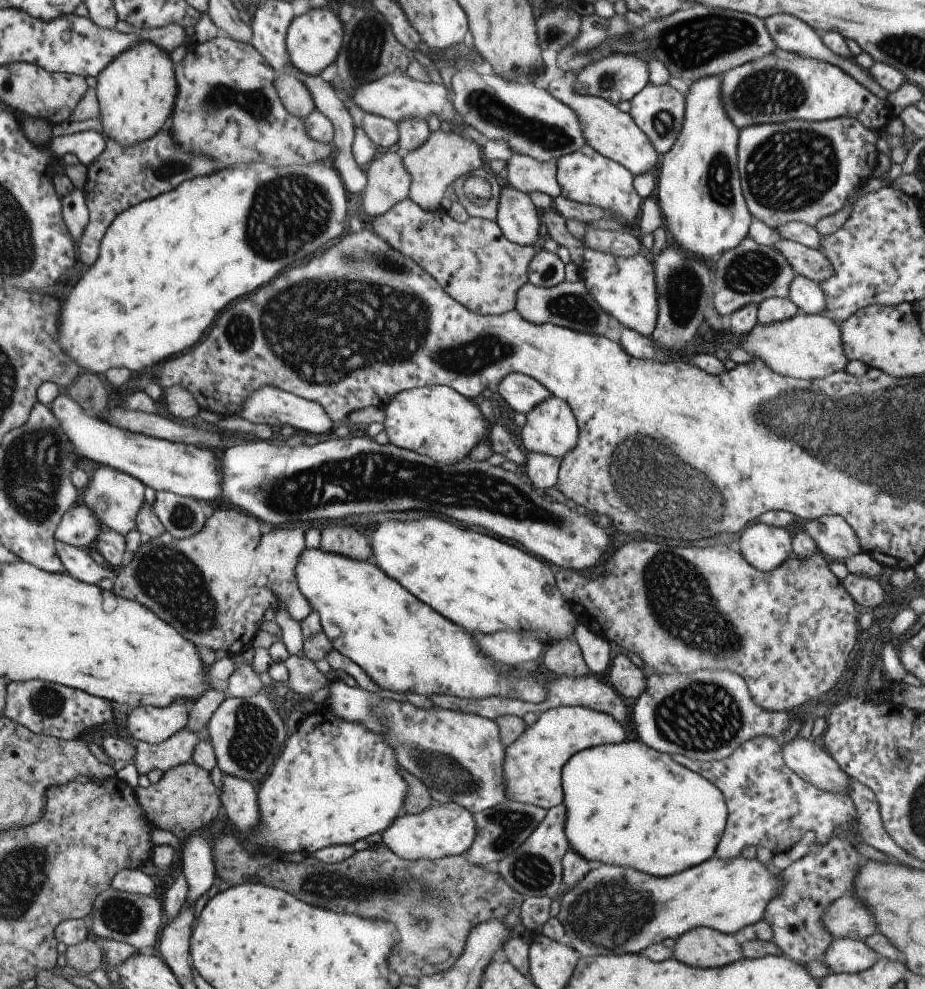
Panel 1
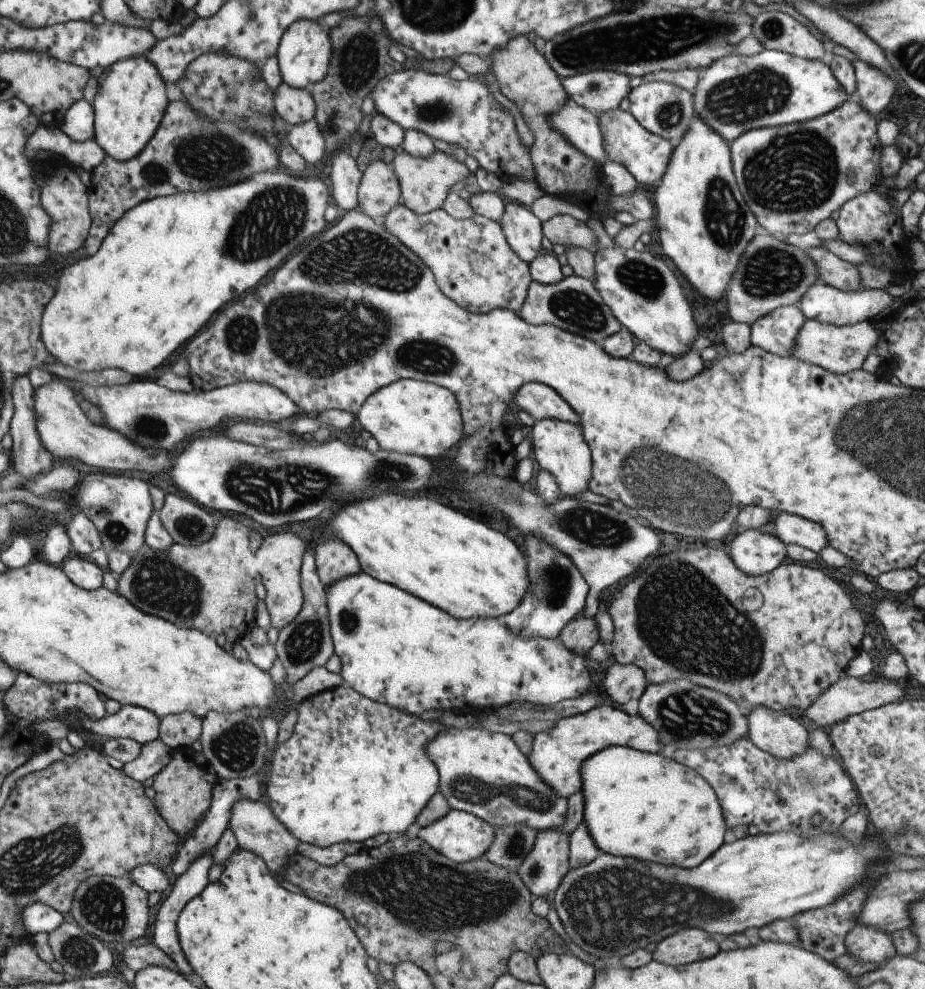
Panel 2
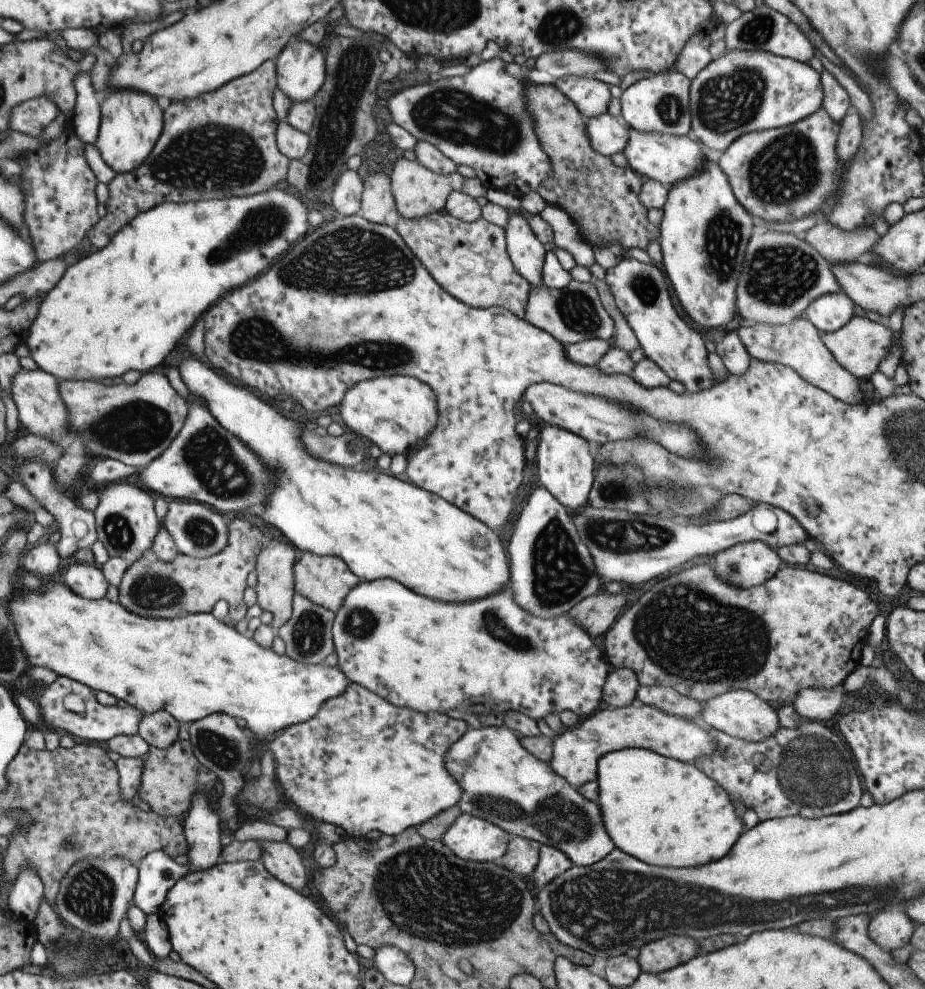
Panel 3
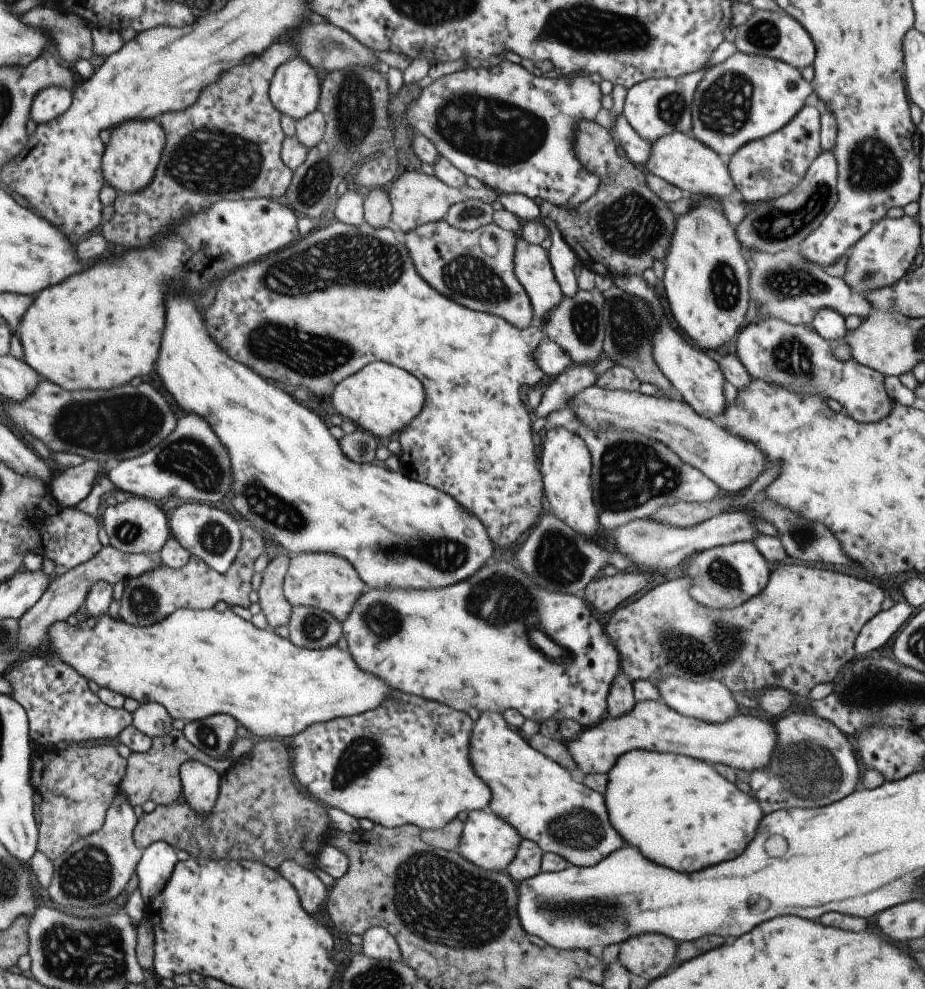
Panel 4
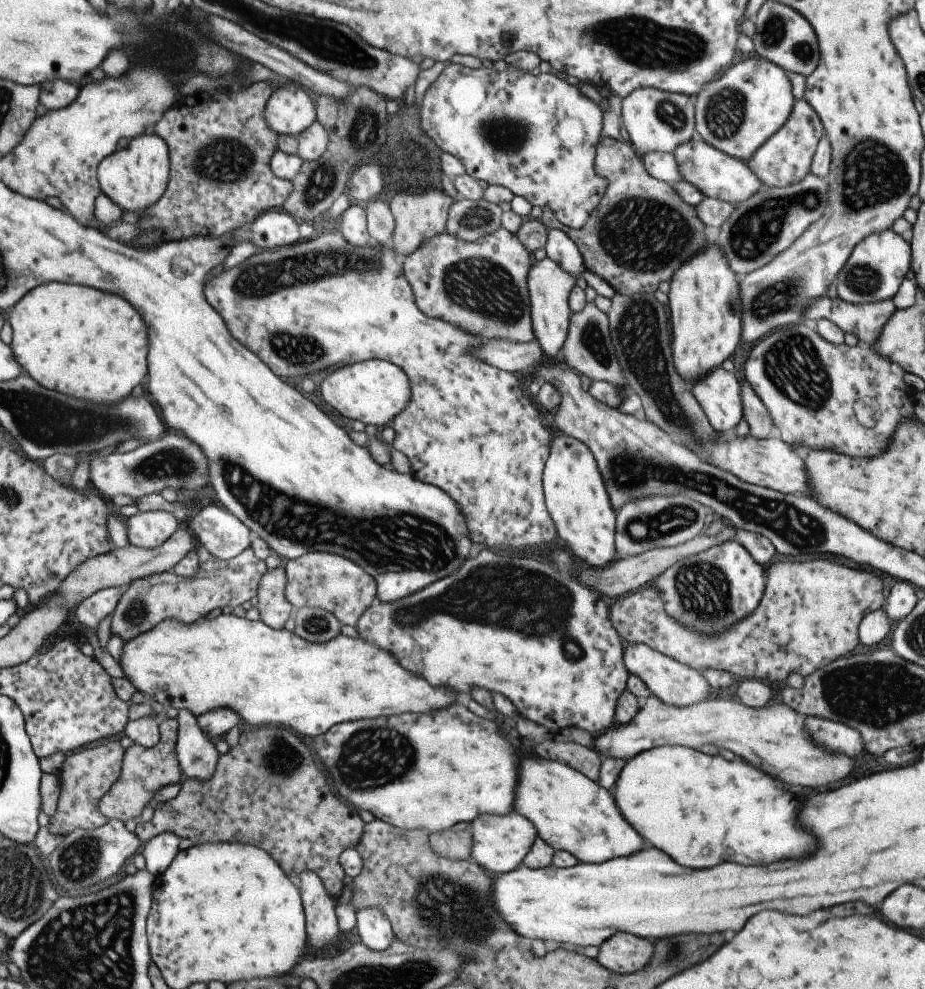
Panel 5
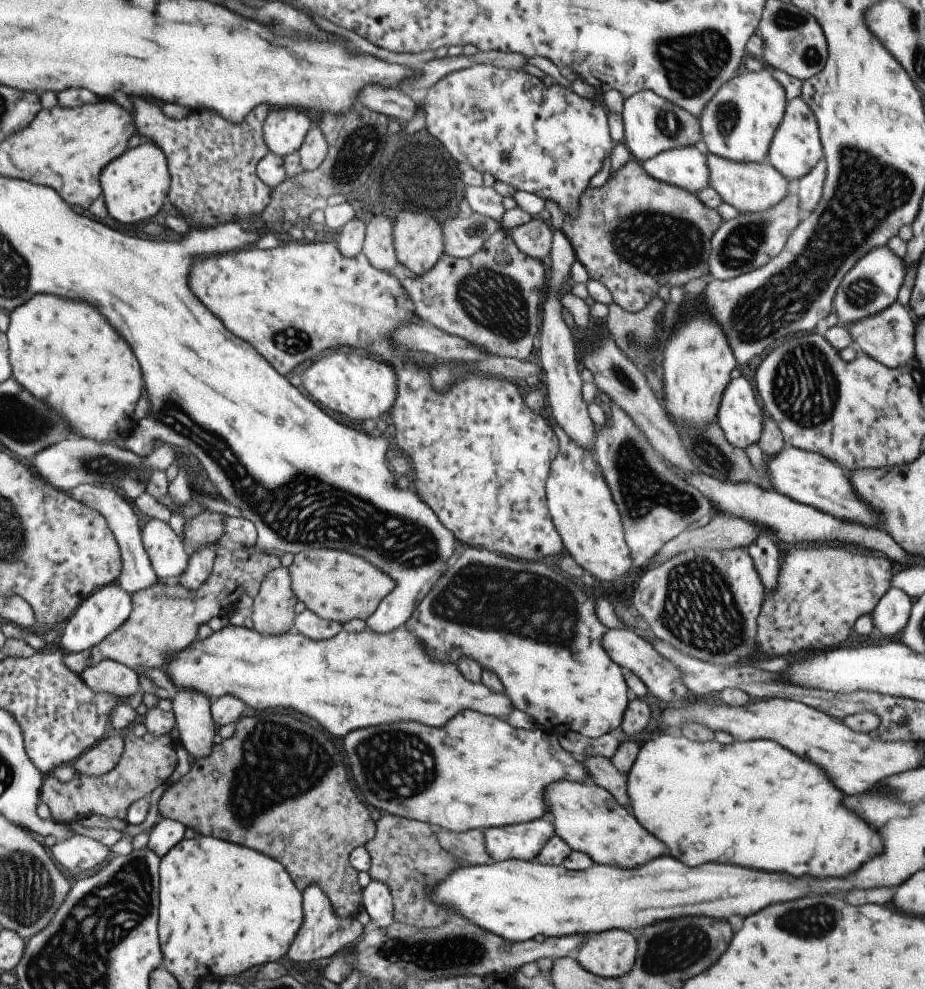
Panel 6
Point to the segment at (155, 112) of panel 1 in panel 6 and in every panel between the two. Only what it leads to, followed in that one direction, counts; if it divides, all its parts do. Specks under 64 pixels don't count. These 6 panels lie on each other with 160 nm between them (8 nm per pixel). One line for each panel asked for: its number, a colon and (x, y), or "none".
2: (129, 102)
3: (130, 122)
4: (129, 160)
5: (134, 176)
6: (133, 186)

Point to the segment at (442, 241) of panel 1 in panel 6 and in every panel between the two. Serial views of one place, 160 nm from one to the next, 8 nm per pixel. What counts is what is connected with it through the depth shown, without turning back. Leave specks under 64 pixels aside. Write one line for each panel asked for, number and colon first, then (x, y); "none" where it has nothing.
2: (472, 264)
3: (468, 260)
4: (475, 269)
5: (480, 286)
6: (491, 298)

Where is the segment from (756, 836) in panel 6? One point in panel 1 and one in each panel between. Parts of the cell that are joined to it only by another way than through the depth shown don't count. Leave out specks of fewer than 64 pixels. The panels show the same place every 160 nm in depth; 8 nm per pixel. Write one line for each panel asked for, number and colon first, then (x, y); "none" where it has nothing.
1: (628, 805)
2: (640, 804)
3: (658, 810)
4: (673, 809)
5: (693, 807)

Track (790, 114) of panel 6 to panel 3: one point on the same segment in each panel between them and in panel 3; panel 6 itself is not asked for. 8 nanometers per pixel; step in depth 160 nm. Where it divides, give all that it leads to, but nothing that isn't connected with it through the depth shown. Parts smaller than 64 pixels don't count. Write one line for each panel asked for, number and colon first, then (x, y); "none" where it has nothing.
3: (782, 174)
4: (757, 169)
5: (784, 158)

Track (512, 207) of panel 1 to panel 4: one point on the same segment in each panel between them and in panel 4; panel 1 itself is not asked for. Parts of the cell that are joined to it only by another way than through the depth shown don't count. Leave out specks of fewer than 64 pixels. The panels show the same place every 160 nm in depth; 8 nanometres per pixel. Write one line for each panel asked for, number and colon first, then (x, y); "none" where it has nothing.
2: (522, 230)
3: (525, 252)
4: (532, 269)

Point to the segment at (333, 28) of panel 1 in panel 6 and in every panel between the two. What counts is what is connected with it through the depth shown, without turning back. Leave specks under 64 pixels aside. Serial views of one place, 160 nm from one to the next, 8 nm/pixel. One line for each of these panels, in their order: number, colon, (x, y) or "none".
2: (303, 52)
3: (299, 67)
4: (294, 90)
5: (289, 110)
6: (283, 131)

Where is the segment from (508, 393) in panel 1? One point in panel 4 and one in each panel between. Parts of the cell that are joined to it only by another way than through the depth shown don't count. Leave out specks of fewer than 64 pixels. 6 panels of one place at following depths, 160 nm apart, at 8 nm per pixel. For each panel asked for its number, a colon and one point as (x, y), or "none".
2: (538, 400)
3: (592, 417)
4: (732, 463)

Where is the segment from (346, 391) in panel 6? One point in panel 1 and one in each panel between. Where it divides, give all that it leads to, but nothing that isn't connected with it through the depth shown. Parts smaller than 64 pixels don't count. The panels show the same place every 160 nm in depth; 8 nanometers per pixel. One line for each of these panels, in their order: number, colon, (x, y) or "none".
1: (436, 421)
2: (420, 418)
3: (396, 413)
4: (379, 398)
5: (374, 391)

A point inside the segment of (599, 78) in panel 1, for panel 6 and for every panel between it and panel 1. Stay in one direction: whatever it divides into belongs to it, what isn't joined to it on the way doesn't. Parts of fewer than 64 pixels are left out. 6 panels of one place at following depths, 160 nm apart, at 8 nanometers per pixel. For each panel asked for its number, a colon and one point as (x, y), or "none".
2: (598, 90)
3: (590, 96)
4: (512, 131)
5: (536, 136)
6: (547, 141)

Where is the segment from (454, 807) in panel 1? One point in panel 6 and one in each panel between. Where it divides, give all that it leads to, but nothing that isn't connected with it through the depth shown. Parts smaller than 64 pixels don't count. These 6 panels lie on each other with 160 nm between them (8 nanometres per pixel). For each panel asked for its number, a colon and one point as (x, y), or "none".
2: (459, 836)
3: (470, 838)
4: (487, 841)
5: (498, 843)
6: (522, 841)

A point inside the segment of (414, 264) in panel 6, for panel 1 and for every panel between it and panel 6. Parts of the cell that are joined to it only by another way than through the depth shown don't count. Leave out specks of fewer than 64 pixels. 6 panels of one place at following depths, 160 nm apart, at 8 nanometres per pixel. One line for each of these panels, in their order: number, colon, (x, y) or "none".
1: (445, 155)
2: (424, 182)
3: (417, 191)
4: (416, 199)
5: (417, 216)

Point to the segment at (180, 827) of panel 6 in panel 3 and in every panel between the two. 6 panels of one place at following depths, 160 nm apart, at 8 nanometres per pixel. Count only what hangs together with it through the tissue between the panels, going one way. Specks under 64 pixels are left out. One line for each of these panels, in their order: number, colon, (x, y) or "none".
3: (157, 873)
4: (154, 867)
5: (159, 850)

